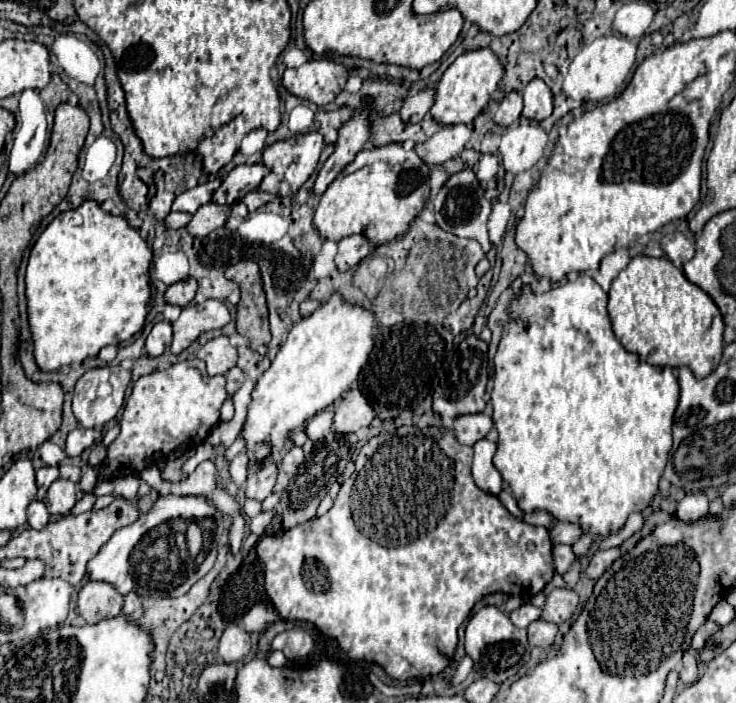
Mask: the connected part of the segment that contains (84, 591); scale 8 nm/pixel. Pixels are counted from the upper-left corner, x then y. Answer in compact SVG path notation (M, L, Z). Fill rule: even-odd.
M88 581L78 593L78 613L90 625L116 617L122 611L122 605L122 595L102 581Z

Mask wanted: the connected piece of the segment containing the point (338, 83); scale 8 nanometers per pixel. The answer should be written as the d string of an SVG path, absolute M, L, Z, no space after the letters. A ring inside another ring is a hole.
M316 59L308 61L298 69L286 69L282 85L296 97L308 99L316 105L328 105L344 87L348 71L344 65Z

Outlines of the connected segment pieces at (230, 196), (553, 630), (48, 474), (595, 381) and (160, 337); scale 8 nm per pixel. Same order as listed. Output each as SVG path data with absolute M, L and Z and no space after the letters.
M256 163L256 165L238 165L234 167L222 181L222 191L218 189L216 197L220 195L226 195L226 203L234 203L234 201L240 201L244 199L246 193L250 191L256 191L262 177L268 173L268 169L262 165L262 163Z
M538 619L528 625L528 641L530 645L536 645L536 647L544 647L544 649L550 647L556 633L558 633L558 625L548 623L544 619Z
M40 467L40 469L36 471L36 485L38 485L38 495L36 495L36 499L38 499L38 501L44 499L48 487L50 487L58 477L60 477L58 467Z
M578 275L576 279L564 281L562 285L552 287L542 295L536 295L530 285L524 285L508 303L510 323L508 323L508 331L504 331L500 339L498 353L494 357L494 387L490 395L490 403L494 407L492 421L496 425L498 439L500 439L500 449L494 455L494 465L500 471L504 483L512 489L518 507L524 513L534 509L544 509L558 521L578 523L586 533L594 533L602 537L620 531L628 515L636 511L644 511L650 505L652 497L656 495L658 481L662 477L664 465L668 461L668 451L672 447L672 417L680 397L678 379L670 367L648 365L646 361L640 361L638 355L632 355L622 347L622 343L614 337L606 305L608 305L608 295L590 275Z
M160 321L152 327L150 335L146 337L146 351L150 357L158 357L164 353L166 347L172 343L172 325L168 321Z

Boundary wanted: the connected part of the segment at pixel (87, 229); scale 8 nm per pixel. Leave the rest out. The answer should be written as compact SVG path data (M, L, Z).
M84 201L78 209L70 209L60 213L48 227L46 231L38 237L38 241L34 243L30 257L28 257L28 267L26 267L26 301L28 301L28 323L30 323L30 333L32 333L32 343L34 343L34 359L40 371L50 371L56 373L60 367L64 365L74 365L74 363L82 363L88 357L96 357L96 353L106 347L106 345L120 345L122 341L132 339L132 335L136 335L142 325L144 319L148 315L148 299L150 299L150 279L148 279L148 269L150 269L150 261L152 261L152 249L150 245L138 235L136 229L132 229L124 217L116 217L110 215L106 211L100 209L100 205L96 201Z

